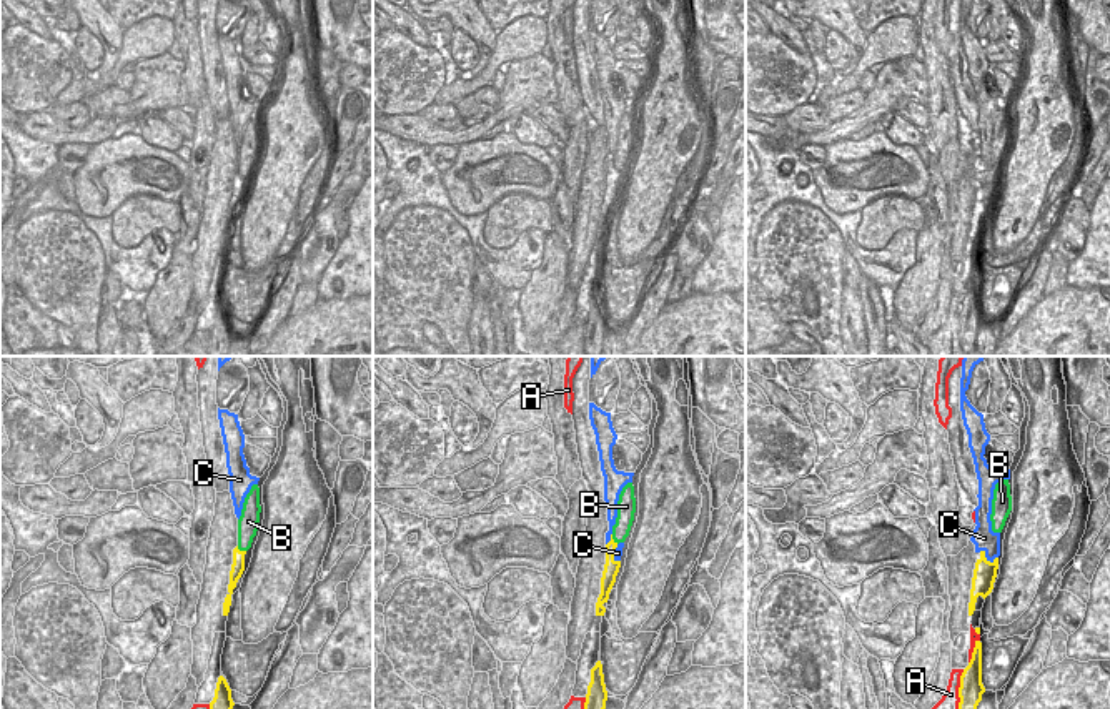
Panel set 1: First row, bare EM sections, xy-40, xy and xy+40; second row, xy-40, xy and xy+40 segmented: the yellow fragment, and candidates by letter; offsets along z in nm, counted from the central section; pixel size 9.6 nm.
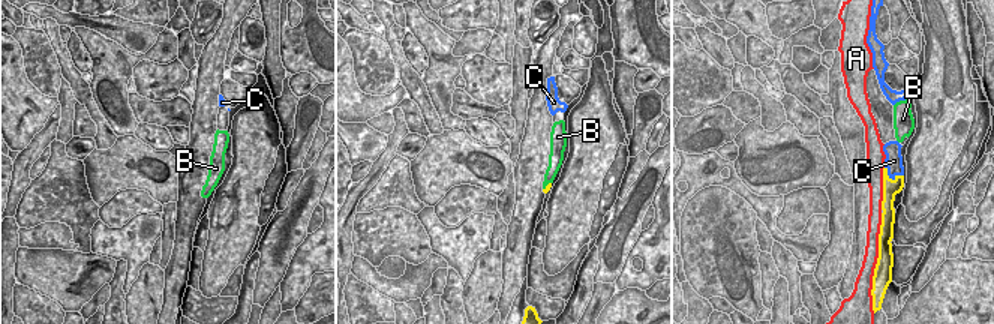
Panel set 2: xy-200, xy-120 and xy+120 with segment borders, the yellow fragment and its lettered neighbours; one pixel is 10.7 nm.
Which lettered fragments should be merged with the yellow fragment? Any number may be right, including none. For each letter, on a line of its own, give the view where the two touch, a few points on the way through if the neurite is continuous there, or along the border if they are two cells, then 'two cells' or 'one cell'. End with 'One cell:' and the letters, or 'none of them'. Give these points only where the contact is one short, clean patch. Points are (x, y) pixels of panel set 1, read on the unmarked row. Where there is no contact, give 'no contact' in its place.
A: contact in xy+40; two cells
B: contact in xy; border xy (611, 162), (618, 170); two cells
C: contact in xy+40; way xy+40 (984, 202), (986, 185), (984, 165); one cell
One cell: C

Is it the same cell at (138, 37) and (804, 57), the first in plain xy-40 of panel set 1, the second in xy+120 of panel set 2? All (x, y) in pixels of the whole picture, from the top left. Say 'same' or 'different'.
different

